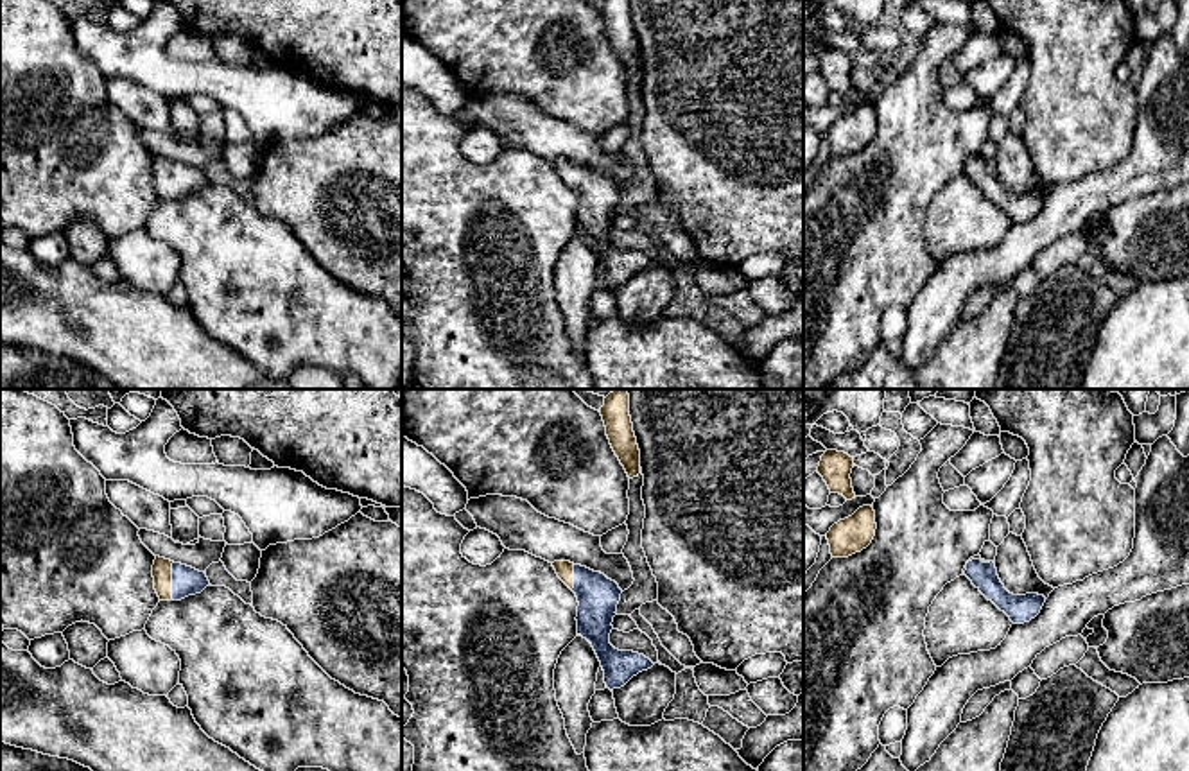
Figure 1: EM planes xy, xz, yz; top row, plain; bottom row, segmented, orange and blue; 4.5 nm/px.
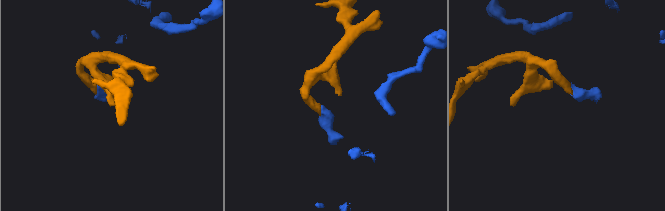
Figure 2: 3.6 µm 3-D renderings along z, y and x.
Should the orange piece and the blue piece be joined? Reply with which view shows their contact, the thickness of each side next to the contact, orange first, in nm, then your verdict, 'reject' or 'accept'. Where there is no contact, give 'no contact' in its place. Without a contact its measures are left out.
contact in xy; calibres 100 and 130 nm; accept

